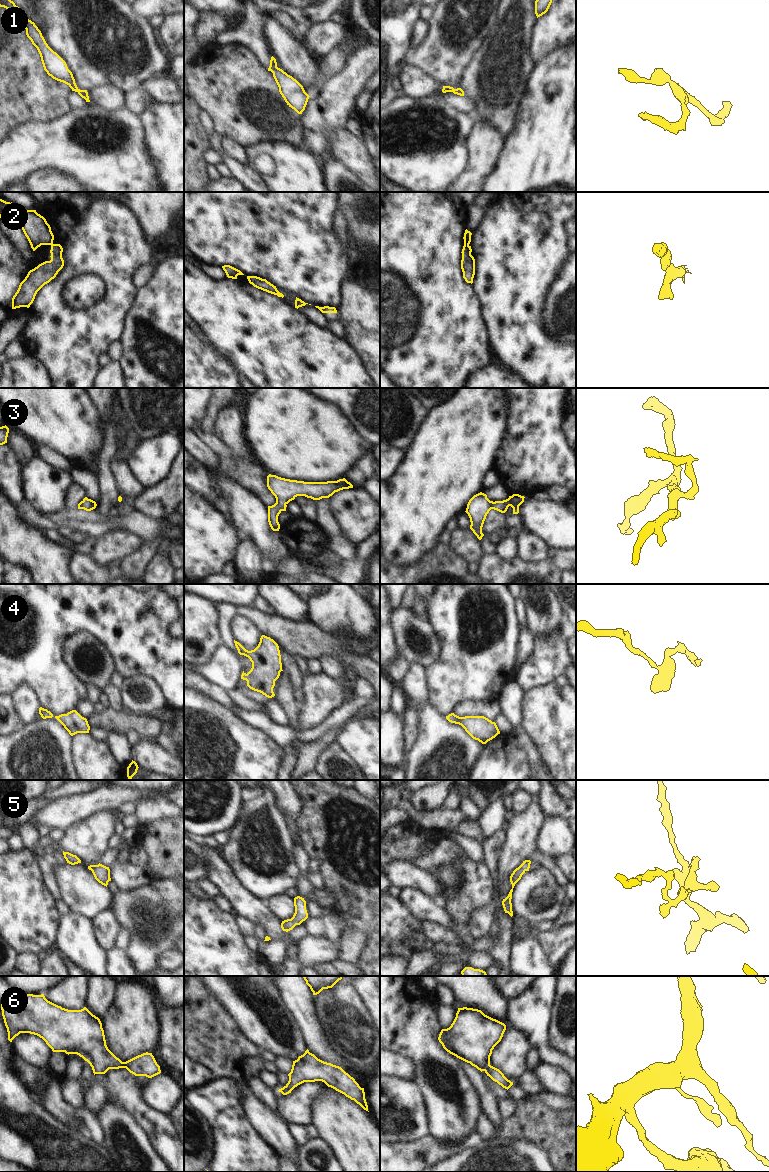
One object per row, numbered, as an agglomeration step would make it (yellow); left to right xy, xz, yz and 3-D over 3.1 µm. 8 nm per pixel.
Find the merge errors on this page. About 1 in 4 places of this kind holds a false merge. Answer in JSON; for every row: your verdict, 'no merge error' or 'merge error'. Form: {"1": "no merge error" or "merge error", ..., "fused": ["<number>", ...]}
{"1": "no merge error", "2": "merge error", "3": "no merge error", "4": "no merge error", "5": "no merge error", "6": "no merge error", "fused": ["2"]}

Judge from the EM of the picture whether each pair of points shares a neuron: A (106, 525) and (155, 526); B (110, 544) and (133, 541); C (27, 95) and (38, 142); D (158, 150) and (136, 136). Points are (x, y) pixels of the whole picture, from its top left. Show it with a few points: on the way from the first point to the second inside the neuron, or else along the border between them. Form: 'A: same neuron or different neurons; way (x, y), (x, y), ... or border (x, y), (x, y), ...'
A: same neuron; way (118, 523), (138, 523), (143, 526)
B: same neuron; way (116, 544), (127, 542)
C: different neurons; border (56, 117), (47, 121), (24, 121), (11, 129)
D: different neurons; border (139, 117), (142, 123), (144, 145), (152, 162)

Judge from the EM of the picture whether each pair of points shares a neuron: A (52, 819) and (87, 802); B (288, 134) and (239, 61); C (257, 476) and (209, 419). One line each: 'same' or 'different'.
A: same
B: same
C: same

